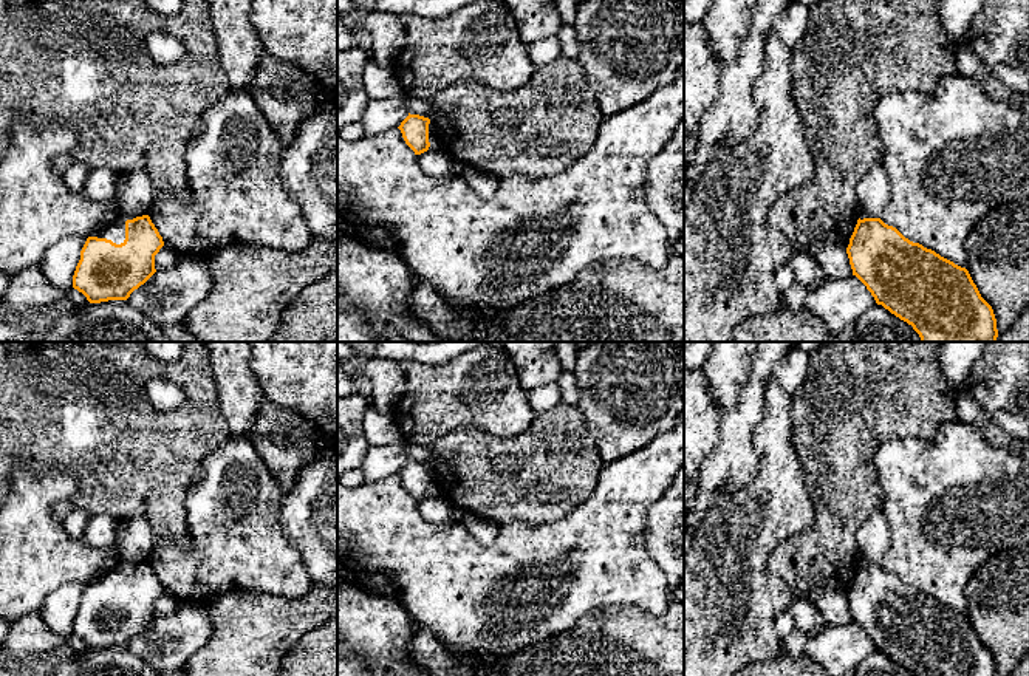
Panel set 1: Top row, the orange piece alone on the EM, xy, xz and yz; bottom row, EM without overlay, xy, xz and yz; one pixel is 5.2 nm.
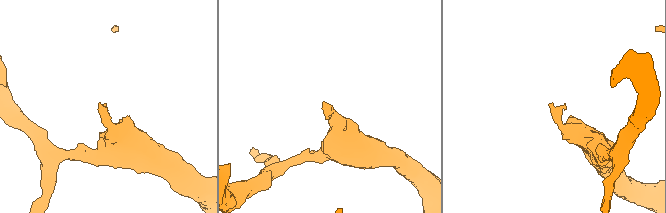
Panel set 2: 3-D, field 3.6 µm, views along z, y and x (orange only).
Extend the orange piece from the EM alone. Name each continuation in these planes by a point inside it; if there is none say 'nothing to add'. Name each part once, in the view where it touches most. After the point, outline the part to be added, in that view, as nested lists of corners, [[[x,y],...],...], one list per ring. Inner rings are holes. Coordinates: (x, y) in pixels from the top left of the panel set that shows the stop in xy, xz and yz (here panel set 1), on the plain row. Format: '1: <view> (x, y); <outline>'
1: xy (116, 577); [[[122,558],[113,569],[110,569],[96,583],[97,585],[107,585],[107,586],[111,586],[116,591],[121,591],[125,586],[125,568],[133,566],[133,565],[135,563]]]

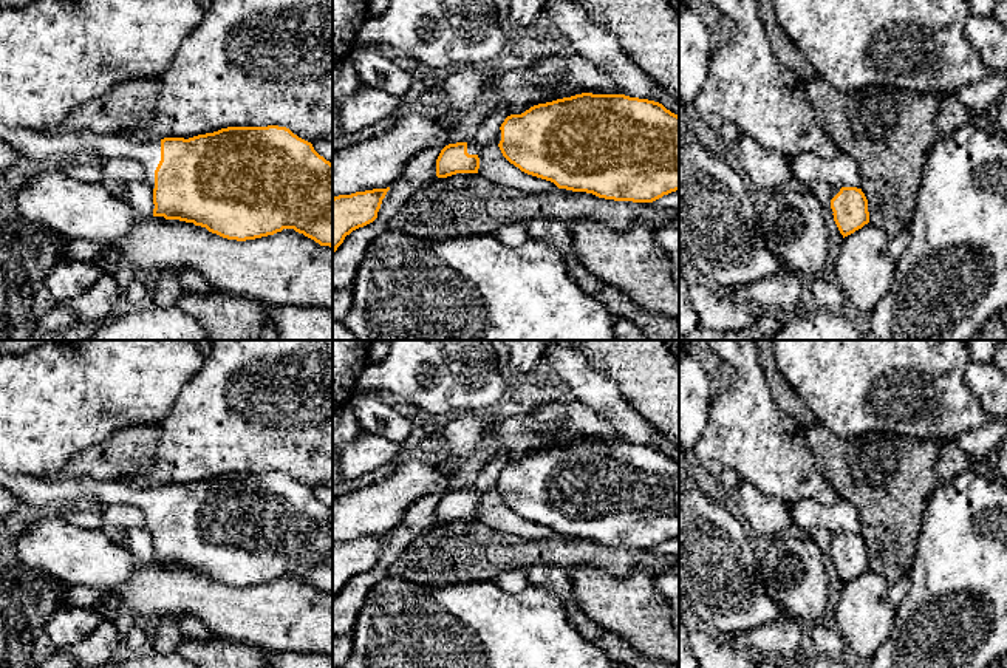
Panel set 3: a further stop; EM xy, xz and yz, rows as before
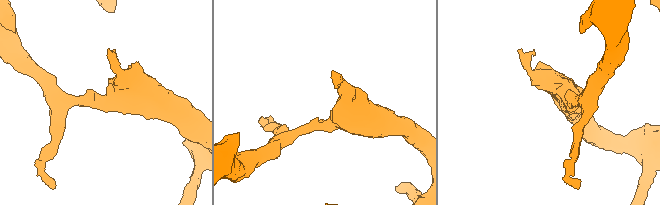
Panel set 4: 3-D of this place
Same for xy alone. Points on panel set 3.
1: xy (50, 495); [[[0,472],[0,484],[23,503],[45,512],[74,509],[80,499],[94,499],[104,506],[131,504],[139,507],[147,529],[155,535],[155,516],[161,507],[161,486],[133,489],[122,481],[91,478],[31,478]]]

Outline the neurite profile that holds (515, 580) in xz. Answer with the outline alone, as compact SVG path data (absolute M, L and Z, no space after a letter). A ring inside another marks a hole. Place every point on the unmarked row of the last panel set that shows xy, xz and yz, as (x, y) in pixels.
M514 569L495 578L495 583L509 594L515 594L529 586L526 569Z

